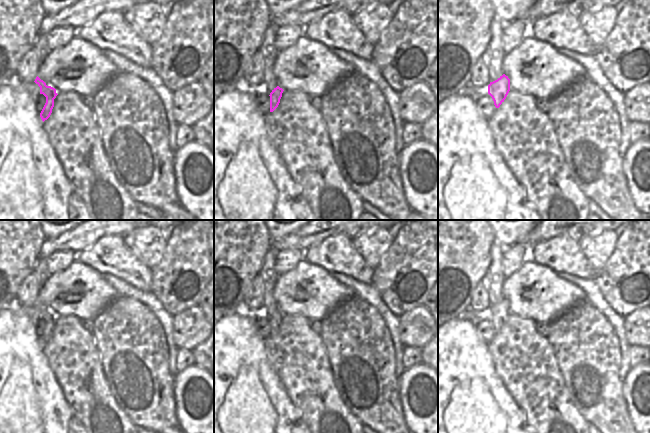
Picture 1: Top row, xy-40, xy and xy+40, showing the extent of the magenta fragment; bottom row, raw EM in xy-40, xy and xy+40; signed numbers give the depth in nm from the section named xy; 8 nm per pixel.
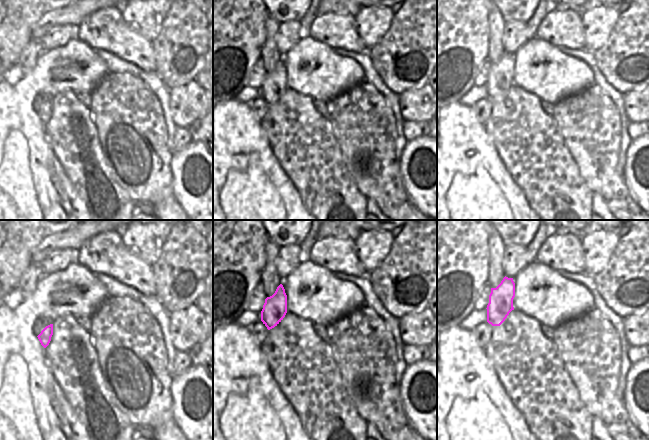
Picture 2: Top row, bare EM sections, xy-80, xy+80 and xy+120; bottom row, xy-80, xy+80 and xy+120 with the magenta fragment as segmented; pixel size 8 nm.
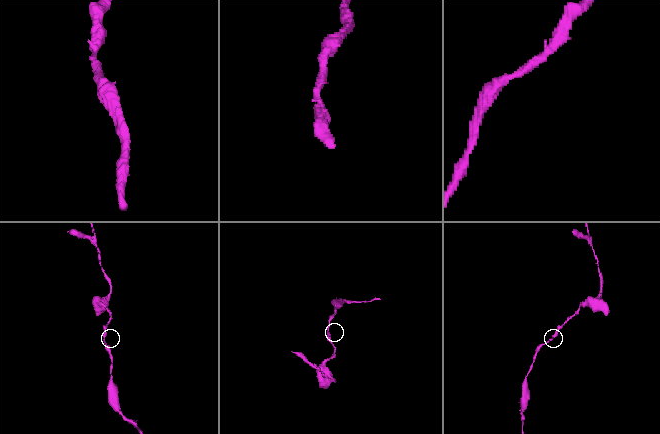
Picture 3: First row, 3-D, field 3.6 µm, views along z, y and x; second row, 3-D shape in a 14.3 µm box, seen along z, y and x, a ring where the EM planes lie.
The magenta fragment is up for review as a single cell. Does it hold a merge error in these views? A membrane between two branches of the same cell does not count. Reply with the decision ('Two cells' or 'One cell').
One cell

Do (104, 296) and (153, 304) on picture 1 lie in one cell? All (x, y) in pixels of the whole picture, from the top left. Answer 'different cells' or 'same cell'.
different cells

